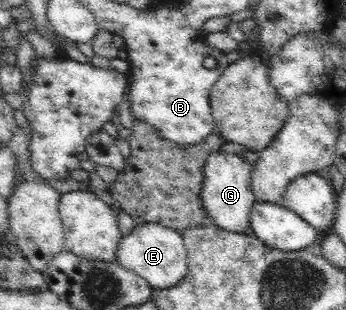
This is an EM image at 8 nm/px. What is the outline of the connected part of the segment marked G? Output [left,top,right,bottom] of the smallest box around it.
[199,151,255,233]

